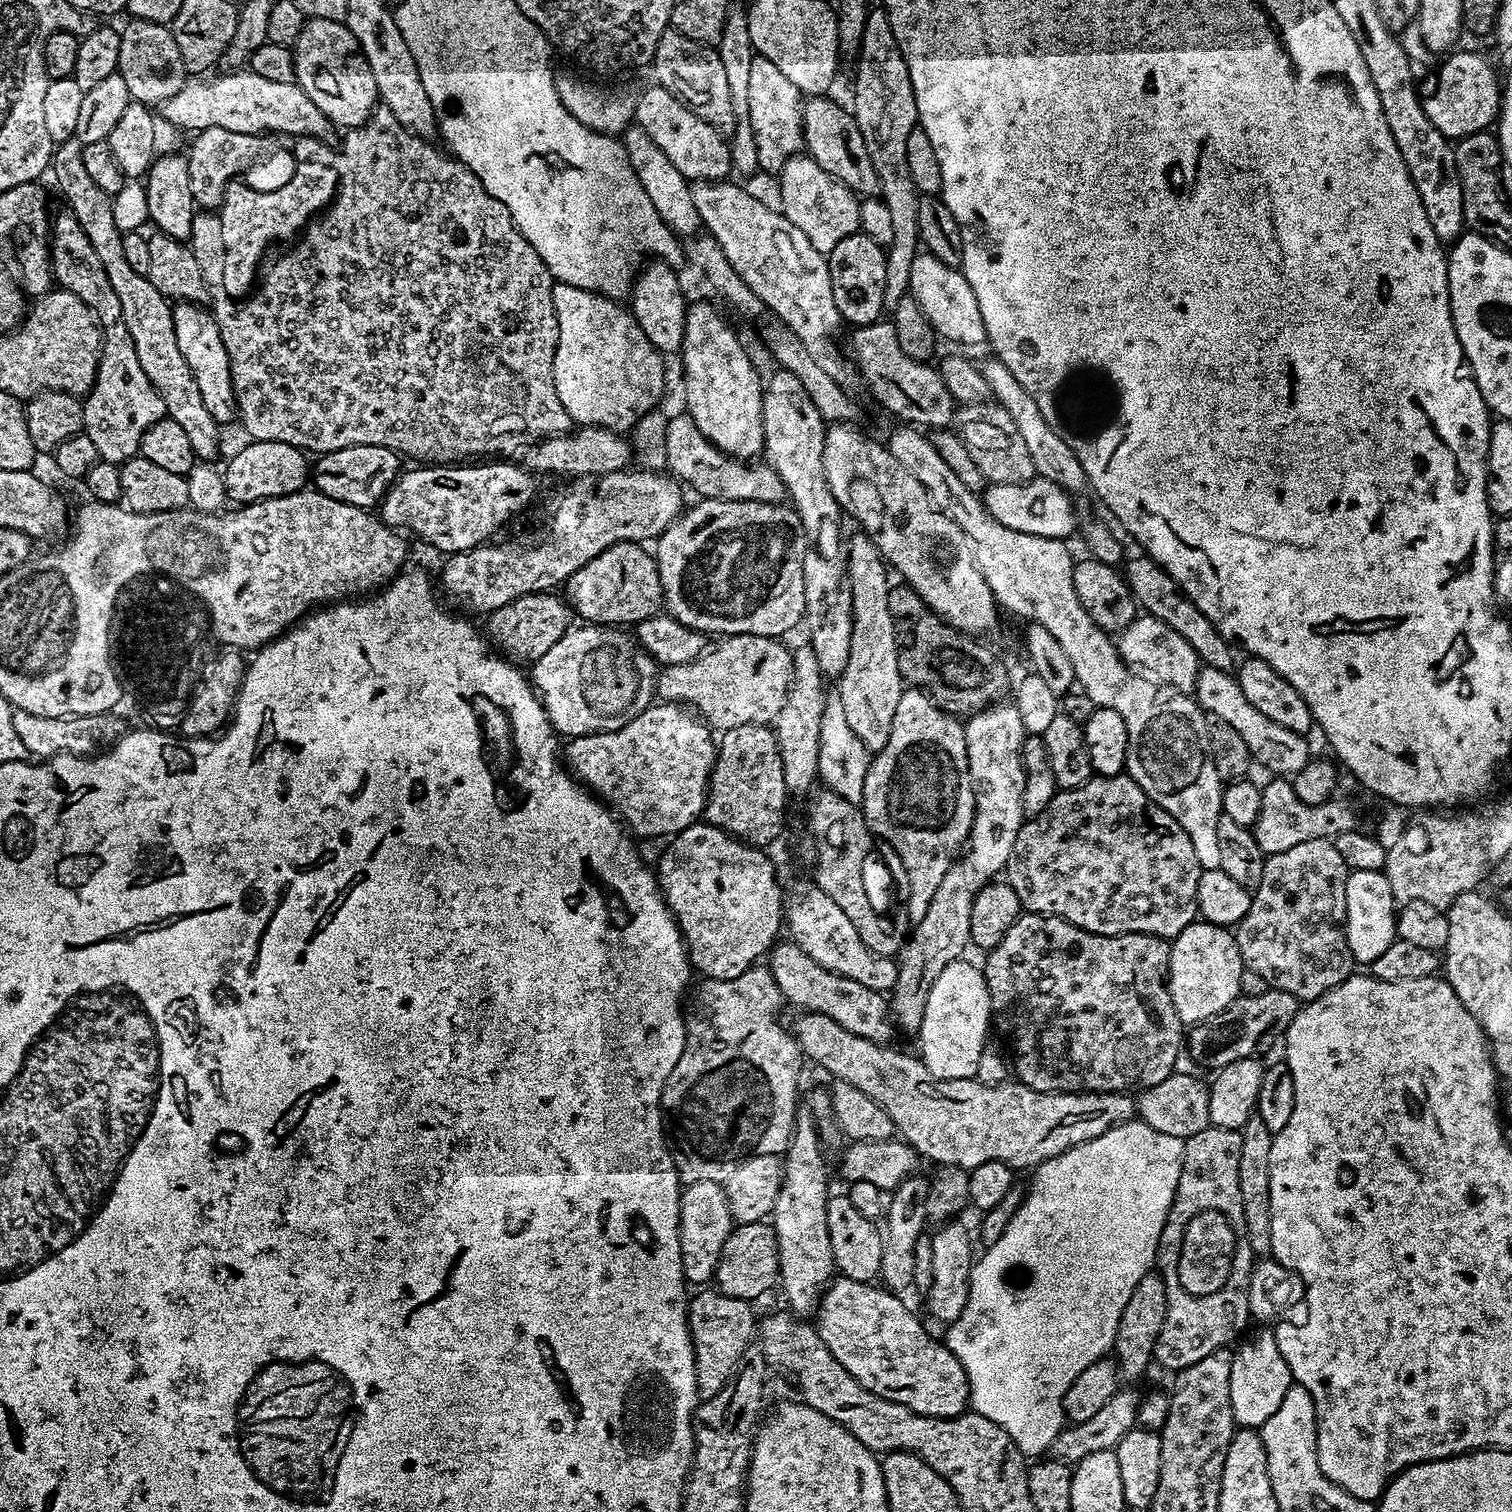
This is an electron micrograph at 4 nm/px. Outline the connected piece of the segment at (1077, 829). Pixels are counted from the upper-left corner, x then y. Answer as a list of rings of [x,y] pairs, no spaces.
[[[1093,775],[1082,786],[1057,791],[1056,796],[1039,812],[1035,818],[1025,819],[1018,830],[1018,838],[1014,838],[1014,850],[1008,859],[1006,882],[1018,894],[1021,909],[1042,916],[1060,916],[1074,926],[1085,928],[1087,932],[1096,932],[1099,936],[1121,936],[1127,932],[1146,932],[1149,936],[1175,938],[1186,930],[1186,926],[1197,923],[1196,899],[1198,898],[1198,878],[1202,869],[1194,854],[1194,842],[1190,842],[1190,834],[1182,830],[1182,826],[1162,806],[1158,806],[1132,780],[1131,776]]]

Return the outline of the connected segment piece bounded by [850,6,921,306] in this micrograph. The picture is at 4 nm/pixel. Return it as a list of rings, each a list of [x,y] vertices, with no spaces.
[[[876,6],[869,11],[855,64],[856,105],[851,105],[850,111],[856,117],[858,130],[862,130],[866,154],[870,154],[870,162],[876,171],[879,195],[894,221],[894,242],[886,248],[888,261],[884,291],[885,301],[894,306],[909,291],[910,266],[914,266],[914,258],[921,247],[918,193],[906,162],[907,138],[918,128],[918,121],[908,67],[883,7]]]

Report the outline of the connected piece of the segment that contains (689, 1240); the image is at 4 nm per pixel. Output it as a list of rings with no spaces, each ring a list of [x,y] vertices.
[[[711,1180],[710,1182],[694,1182],[693,1184],[683,1185],[682,1191],[680,1193],[680,1250],[682,1254],[682,1270],[684,1271],[684,1279],[687,1281],[689,1285],[692,1284],[700,1284],[696,1286],[704,1286],[704,1284],[713,1279],[716,1274],[716,1267],[718,1266],[718,1262],[720,1261],[720,1255],[722,1254],[722,1250],[726,1246],[726,1238],[730,1238],[730,1234],[732,1233],[734,1227],[734,1221],[732,1215],[730,1214],[730,1206],[726,1202],[726,1194],[724,1193],[723,1183],[719,1180]]]

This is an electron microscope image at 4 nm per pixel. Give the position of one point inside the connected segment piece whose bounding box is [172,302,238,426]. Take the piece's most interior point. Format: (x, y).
(199, 338)

